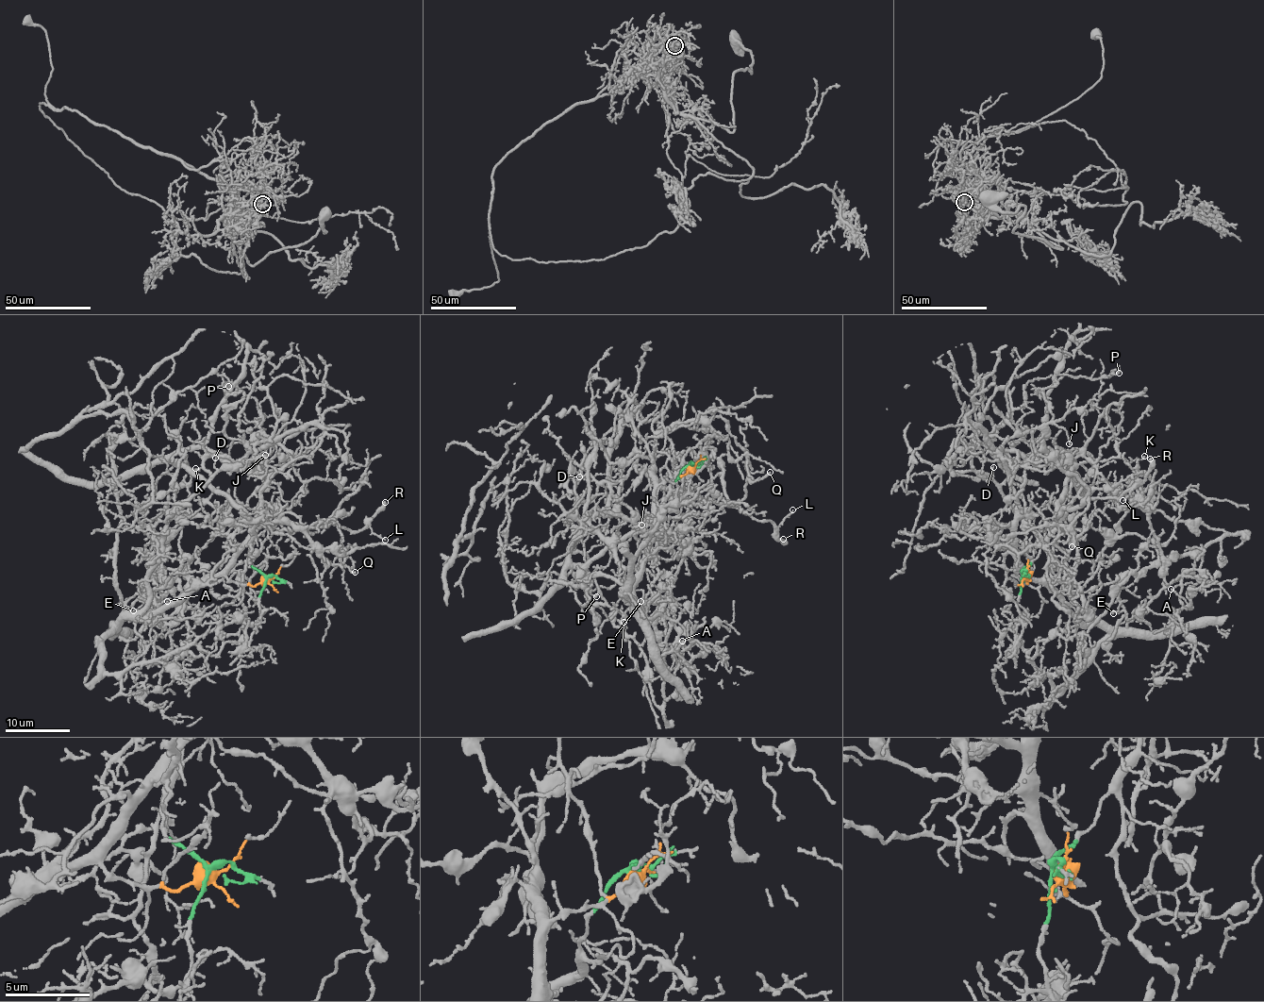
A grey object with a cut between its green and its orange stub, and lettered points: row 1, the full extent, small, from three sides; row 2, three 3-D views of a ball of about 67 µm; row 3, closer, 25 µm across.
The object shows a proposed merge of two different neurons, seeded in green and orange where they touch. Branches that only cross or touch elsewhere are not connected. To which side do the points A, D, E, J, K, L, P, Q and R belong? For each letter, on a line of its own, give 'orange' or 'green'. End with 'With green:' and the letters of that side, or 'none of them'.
A: orange
D: orange
E: orange
J: orange
K: green
L: green
P: green
Q: green
R: green
With green: K, L, P, Q, R

